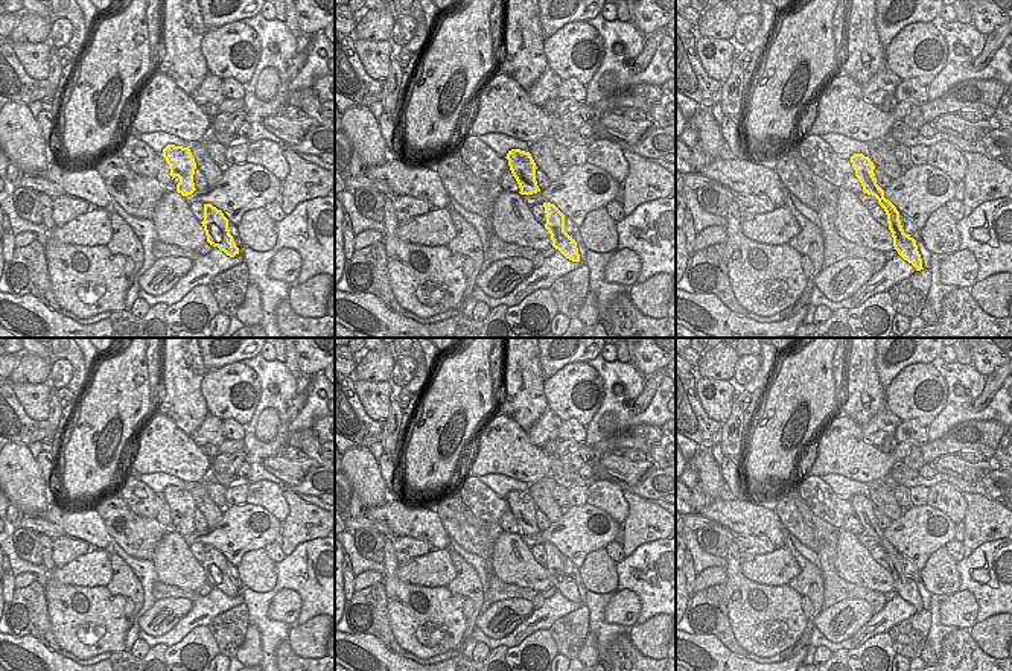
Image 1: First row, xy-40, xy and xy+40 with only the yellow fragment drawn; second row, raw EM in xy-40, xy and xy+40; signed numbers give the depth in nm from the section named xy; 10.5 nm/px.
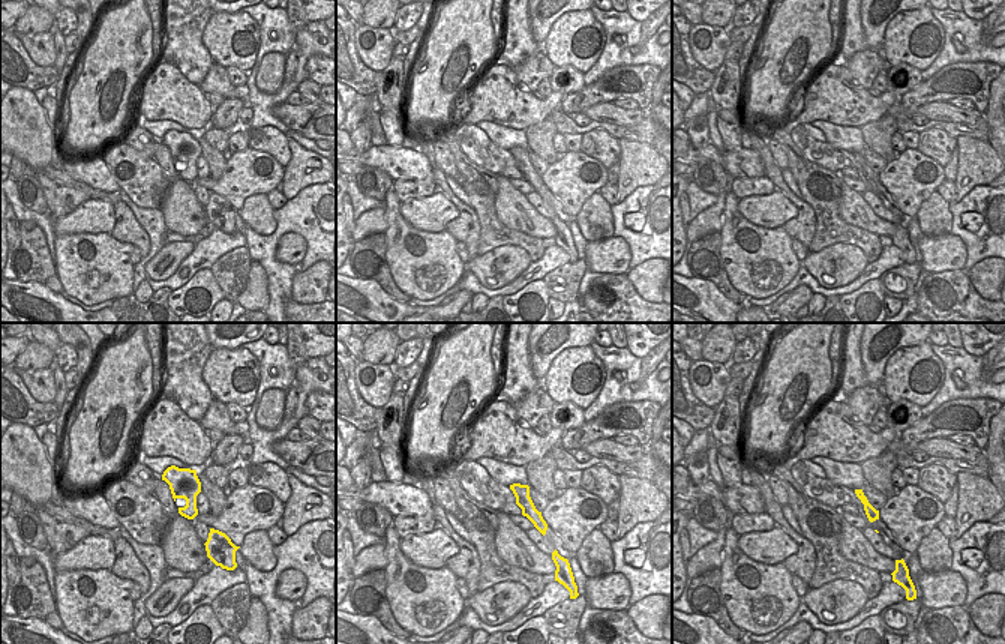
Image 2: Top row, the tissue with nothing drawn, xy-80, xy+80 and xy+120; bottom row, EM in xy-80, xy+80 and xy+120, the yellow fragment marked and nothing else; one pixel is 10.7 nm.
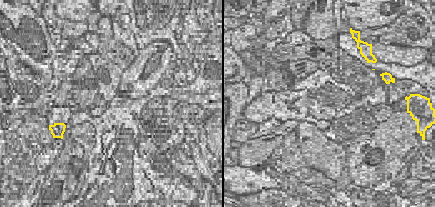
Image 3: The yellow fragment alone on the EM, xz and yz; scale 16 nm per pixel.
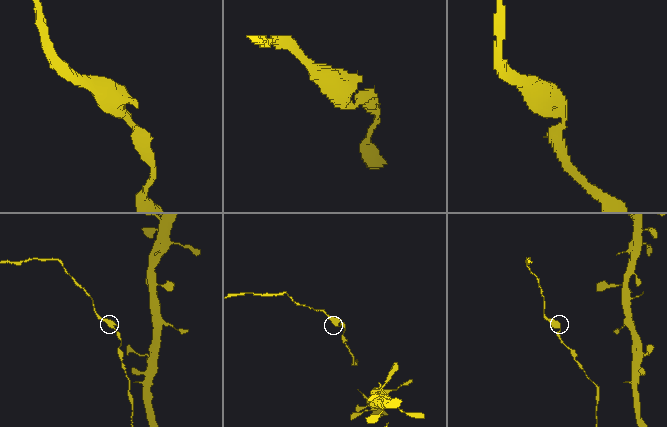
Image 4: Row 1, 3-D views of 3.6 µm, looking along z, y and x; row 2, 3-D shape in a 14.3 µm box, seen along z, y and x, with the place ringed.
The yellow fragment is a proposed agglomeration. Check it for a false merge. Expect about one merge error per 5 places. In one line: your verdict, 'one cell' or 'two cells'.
one cell

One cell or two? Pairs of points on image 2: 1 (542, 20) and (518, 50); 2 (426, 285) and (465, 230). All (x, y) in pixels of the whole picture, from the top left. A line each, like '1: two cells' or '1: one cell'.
1: two cells
2: two cells

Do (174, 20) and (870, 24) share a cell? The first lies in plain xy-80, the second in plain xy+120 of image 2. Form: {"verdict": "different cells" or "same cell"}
{"verdict": "different cells"}

